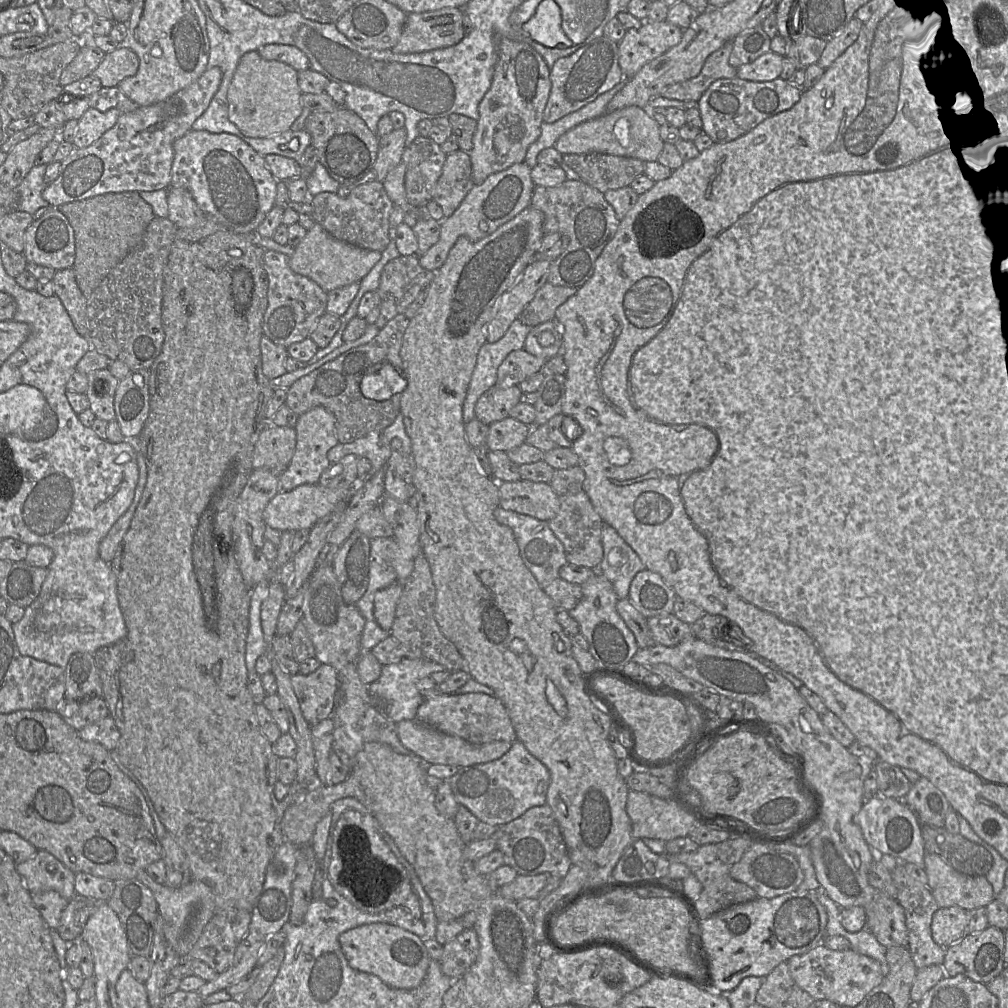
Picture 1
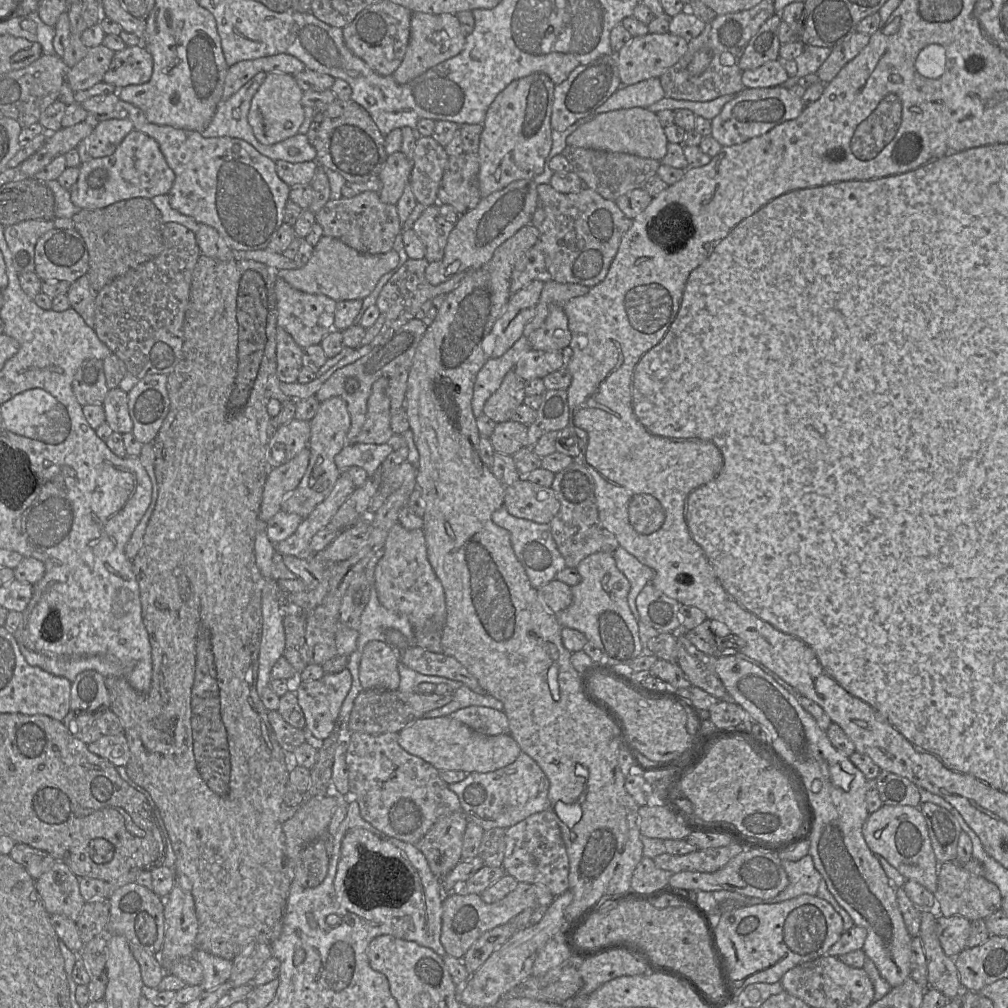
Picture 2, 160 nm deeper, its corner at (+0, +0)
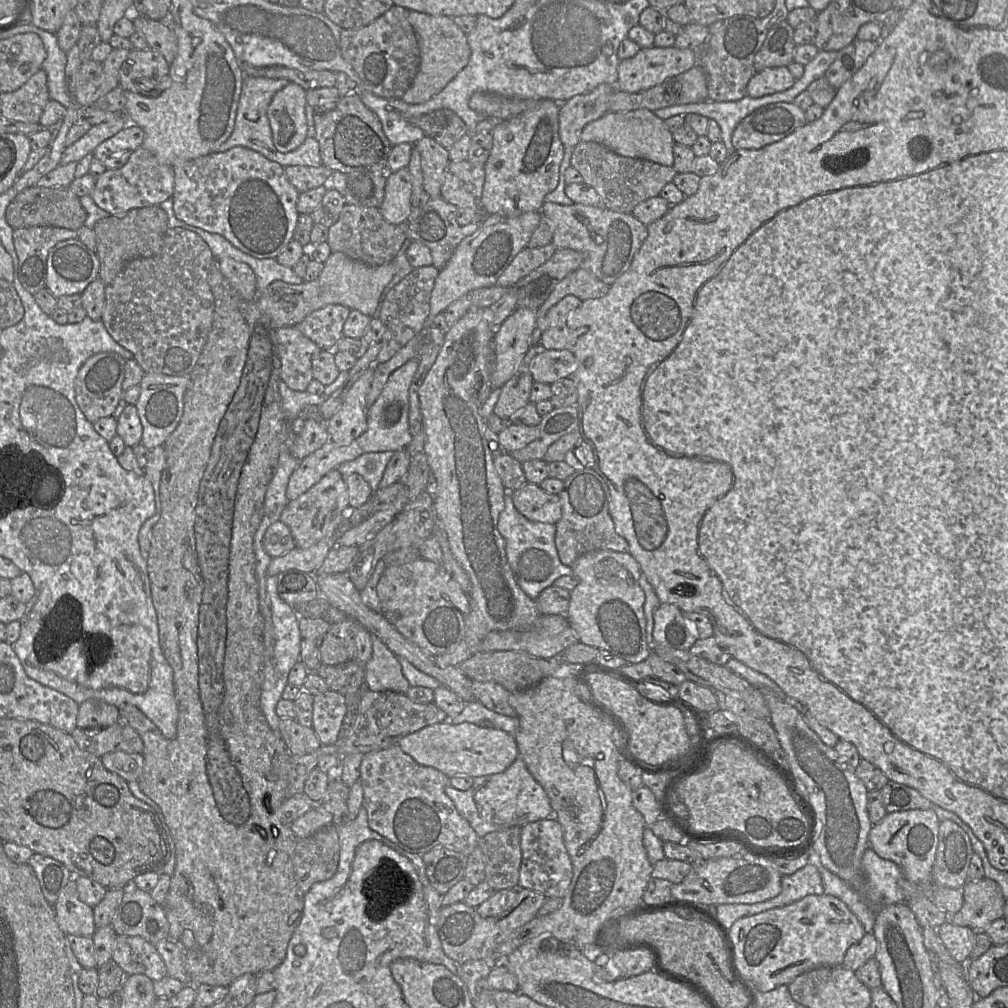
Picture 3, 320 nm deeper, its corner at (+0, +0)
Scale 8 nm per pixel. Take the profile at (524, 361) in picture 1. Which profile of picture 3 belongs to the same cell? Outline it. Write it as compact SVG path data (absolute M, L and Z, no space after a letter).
M541 349L529 364L534 382L549 385L571 377L575 369L576 358L570 350Z

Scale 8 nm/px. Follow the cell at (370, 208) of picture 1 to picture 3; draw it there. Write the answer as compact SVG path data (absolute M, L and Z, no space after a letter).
M345 204L339 219L328 228L328 244L332 252L341 252L349 258L369 266L391 263L408 238L409 222L394 225L387 222L379 208Z

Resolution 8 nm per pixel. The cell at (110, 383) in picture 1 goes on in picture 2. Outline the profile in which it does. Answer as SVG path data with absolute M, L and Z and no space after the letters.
M120 387L109 389L103 401L105 422L115 432L122 434L131 433L133 422L128 410L128 397Z

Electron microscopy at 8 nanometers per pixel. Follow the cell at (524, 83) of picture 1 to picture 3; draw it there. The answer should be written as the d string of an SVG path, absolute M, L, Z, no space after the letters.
M543 99L530 111L497 121L492 131L492 148L484 165L481 206L486 215L516 217L540 211L546 195L557 187L564 152L559 137L559 107L557 101Z

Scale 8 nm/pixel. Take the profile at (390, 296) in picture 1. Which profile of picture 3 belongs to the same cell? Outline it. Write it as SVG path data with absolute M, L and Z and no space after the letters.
M433 265L415 268L388 292L379 317L386 327L386 332L382 338L382 346L377 356L377 363L390 360L425 326L430 314L431 293L439 271Z

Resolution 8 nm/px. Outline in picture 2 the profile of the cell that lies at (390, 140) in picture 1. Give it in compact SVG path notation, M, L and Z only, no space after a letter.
M402 151L395 152L385 161L378 178L381 181L380 199L387 204L396 205L404 189L409 185L412 161Z

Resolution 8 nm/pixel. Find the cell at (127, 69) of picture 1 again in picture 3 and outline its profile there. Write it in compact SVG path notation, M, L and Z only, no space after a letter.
M151 48L130 50L119 72L119 87L143 96L156 97L168 86L170 63Z

